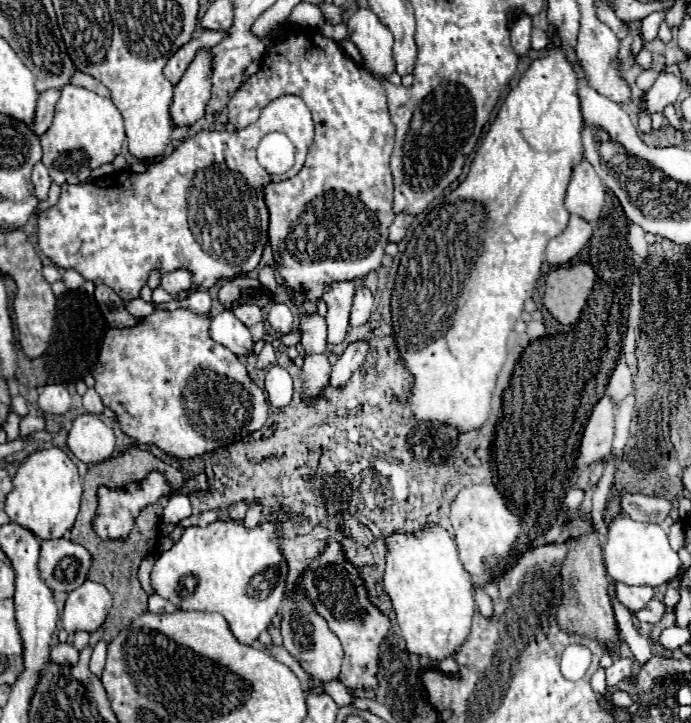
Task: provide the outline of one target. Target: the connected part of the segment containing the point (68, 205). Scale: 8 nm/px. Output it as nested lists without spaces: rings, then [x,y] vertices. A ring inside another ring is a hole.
[[[282,95],[262,109],[256,123],[238,129],[236,133],[200,131],[182,141],[172,155],[150,163],[144,173],[118,171],[86,183],[62,185],[60,201],[38,215],[38,245],[60,269],[76,269],[94,285],[104,283],[112,287],[122,299],[136,299],[152,269],[158,269],[160,273],[186,269],[196,287],[210,289],[222,279],[246,275],[256,269],[268,239],[268,209],[264,205],[262,187],[296,175],[304,165],[312,139],[314,123],[306,103],[298,95]],[[270,131],[286,133],[296,147],[296,165],[284,175],[272,175],[256,163],[256,147]]]

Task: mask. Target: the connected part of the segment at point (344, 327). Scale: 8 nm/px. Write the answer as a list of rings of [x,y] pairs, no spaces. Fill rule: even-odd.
[[[342,281],[342,283],[332,283],[326,285],[324,295],[320,301],[328,305],[326,311],[326,325],[328,325],[328,343],[342,343],[348,331],[348,315],[352,307],[356,285],[354,281]]]

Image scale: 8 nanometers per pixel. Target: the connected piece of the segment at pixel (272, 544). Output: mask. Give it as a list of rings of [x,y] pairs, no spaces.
[[[272,519],[254,529],[246,529],[242,521],[240,523],[214,521],[208,527],[188,527],[182,533],[180,541],[158,557],[150,573],[150,583],[160,597],[168,599],[172,605],[176,605],[182,611],[220,613],[228,621],[232,635],[242,645],[254,645],[258,635],[270,625],[272,617],[278,613],[284,597],[288,565],[284,563],[284,557],[278,547],[280,539],[282,535],[278,533],[278,527]]]

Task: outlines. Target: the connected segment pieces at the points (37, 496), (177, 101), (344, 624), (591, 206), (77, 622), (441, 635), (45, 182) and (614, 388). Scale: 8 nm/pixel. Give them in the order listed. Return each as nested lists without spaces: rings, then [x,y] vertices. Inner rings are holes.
[[[60,447],[40,449],[24,457],[12,479],[12,485],[14,491],[8,493],[4,507],[10,521],[28,527],[42,541],[64,537],[72,529],[80,507],[82,479],[72,459]]]
[[[208,49],[200,51],[174,87],[170,117],[174,127],[190,127],[204,117],[208,101]]]
[[[328,543],[328,547],[312,561],[312,567],[304,573],[300,581],[302,591],[316,603],[316,611],[324,615],[328,627],[338,635],[344,647],[344,661],[340,671],[340,683],[348,689],[368,689],[376,687],[376,671],[378,671],[378,645],[384,641],[390,619],[382,615],[376,607],[372,607],[366,587],[352,563],[346,561],[340,543]]]
[[[582,159],[572,169],[572,177],[566,189],[566,209],[582,219],[594,223],[604,207],[604,185],[594,167]]]
[[[86,581],[78,589],[74,589],[62,611],[62,627],[68,633],[76,631],[94,631],[100,627],[112,607],[112,597],[108,589],[100,583]]]
[[[428,523],[420,531],[404,533],[394,531],[386,539],[386,573],[384,573],[384,589],[392,599],[392,607],[396,611],[396,619],[402,631],[402,637],[406,639],[406,647],[410,653],[430,657],[432,661],[442,661],[446,657],[452,657],[460,643],[468,637],[470,621],[474,613],[474,583],[470,579],[470,573],[464,569],[458,547],[454,537],[440,525]]]
[[[36,163],[34,171],[32,171],[32,185],[34,185],[34,191],[36,191],[36,197],[40,201],[44,201],[48,197],[48,189],[52,185],[52,179],[48,175],[48,169],[42,165],[42,163]]]
[[[624,357],[618,359],[616,363],[616,369],[614,373],[610,375],[610,383],[606,387],[606,393],[612,395],[612,401],[616,405],[620,405],[620,401],[632,391],[632,373],[630,373],[630,367],[626,365]]]

